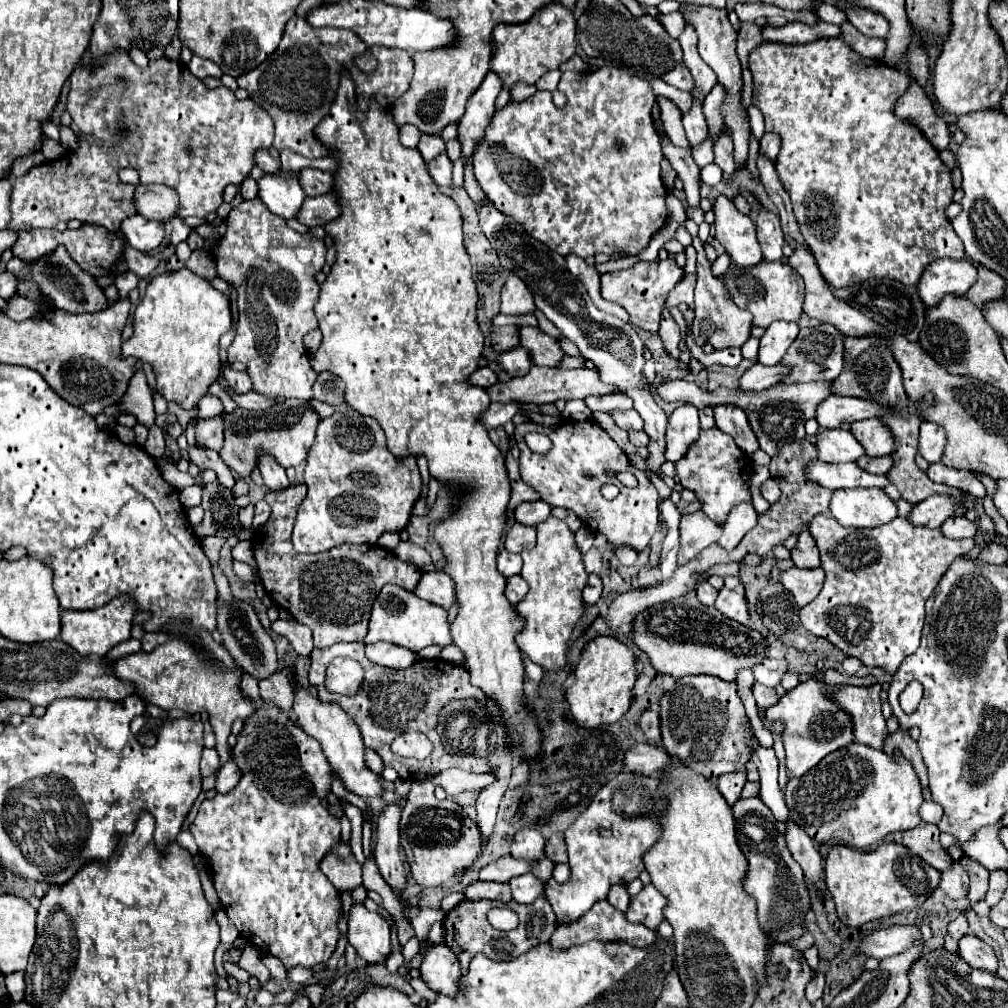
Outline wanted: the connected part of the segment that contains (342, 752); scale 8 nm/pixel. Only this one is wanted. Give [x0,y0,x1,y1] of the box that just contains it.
[292,688,384,800]

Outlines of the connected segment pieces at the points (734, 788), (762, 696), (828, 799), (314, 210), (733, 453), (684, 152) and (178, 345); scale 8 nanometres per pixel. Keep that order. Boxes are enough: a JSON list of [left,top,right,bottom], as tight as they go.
[[718,770,746,806],[754,682,780,720],[784,742,924,848],[298,192,340,228],[676,428,752,524],[662,138,700,208],[122,268,232,410]]

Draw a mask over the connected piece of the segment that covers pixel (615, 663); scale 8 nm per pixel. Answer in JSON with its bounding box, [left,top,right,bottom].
[566,636,638,728]

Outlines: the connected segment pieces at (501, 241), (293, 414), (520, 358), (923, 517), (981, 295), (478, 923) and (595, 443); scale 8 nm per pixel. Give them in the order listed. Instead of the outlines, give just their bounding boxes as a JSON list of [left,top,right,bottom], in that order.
[[478,204,674,488],[220,400,320,478],[500,346,532,376],[908,494,976,528],[964,266,1004,304],[444,896,558,974],[514,420,658,550]]

